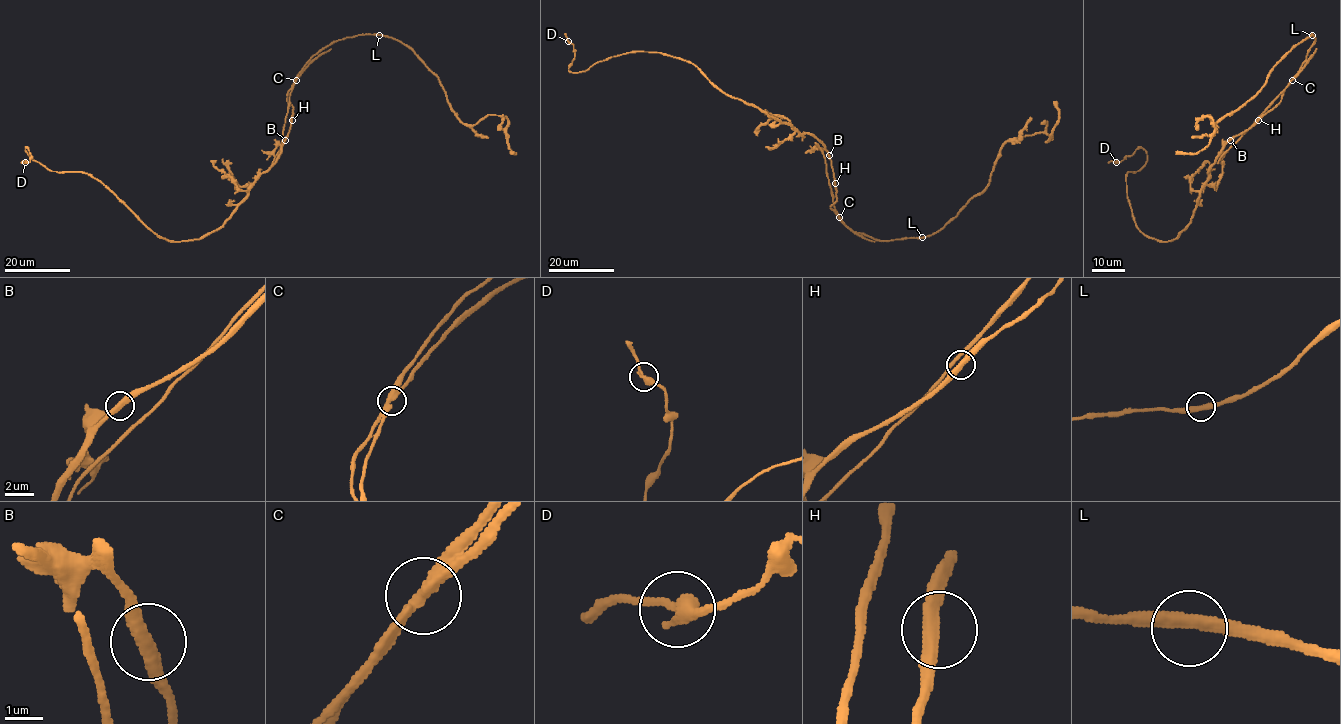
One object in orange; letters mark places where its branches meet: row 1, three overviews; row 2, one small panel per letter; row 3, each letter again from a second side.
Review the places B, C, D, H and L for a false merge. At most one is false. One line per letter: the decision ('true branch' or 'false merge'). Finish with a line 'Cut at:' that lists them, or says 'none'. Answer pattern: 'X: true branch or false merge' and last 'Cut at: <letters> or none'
B: true branch
C: false merge
D: true branch
H: true branch
L: true branch
Cut at: C

